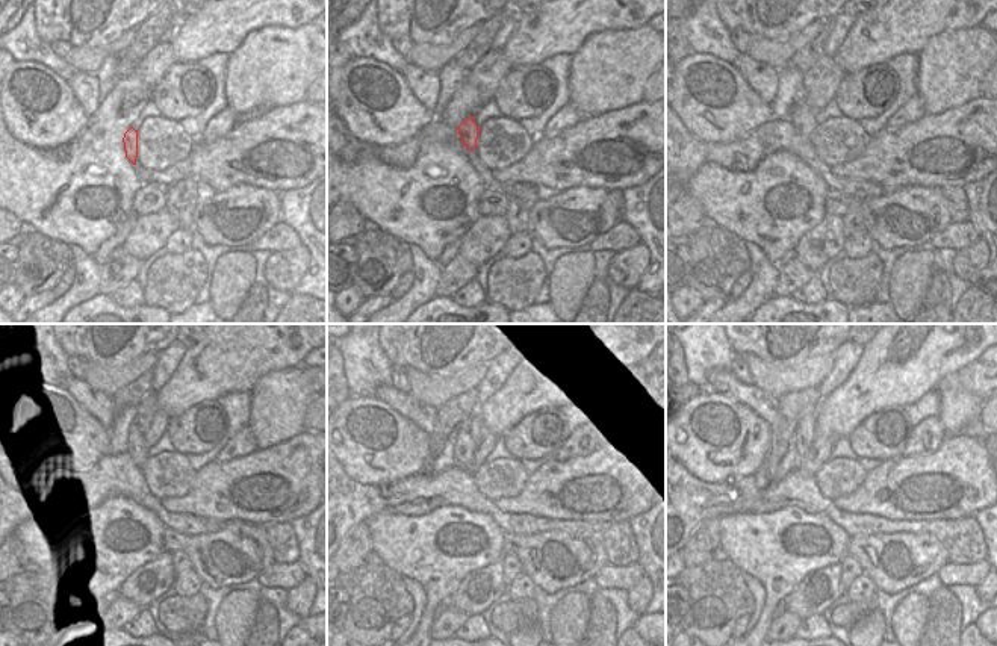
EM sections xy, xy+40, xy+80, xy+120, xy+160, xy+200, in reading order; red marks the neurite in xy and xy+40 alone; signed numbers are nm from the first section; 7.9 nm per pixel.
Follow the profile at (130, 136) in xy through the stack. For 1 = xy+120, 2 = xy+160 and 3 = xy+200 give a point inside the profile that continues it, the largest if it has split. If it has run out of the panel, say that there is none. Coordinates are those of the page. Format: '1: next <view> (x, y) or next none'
1: next xy+120 (129, 450)
2: next xy+160 (463, 453)
3: next xy+200 (805, 431)

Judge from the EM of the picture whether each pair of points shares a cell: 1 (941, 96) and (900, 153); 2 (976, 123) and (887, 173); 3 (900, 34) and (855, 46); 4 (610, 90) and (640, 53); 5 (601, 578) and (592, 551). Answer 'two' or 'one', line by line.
1: two
2: one
3: one
4: one
5: two

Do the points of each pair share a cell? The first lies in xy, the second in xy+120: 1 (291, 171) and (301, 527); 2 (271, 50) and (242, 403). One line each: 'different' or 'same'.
1: different
2: different

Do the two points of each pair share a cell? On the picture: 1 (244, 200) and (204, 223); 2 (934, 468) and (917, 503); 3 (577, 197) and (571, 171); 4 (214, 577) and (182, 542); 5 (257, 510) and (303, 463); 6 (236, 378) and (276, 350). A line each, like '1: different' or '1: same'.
1: same
2: same
3: different
4: same
5: same
6: same

